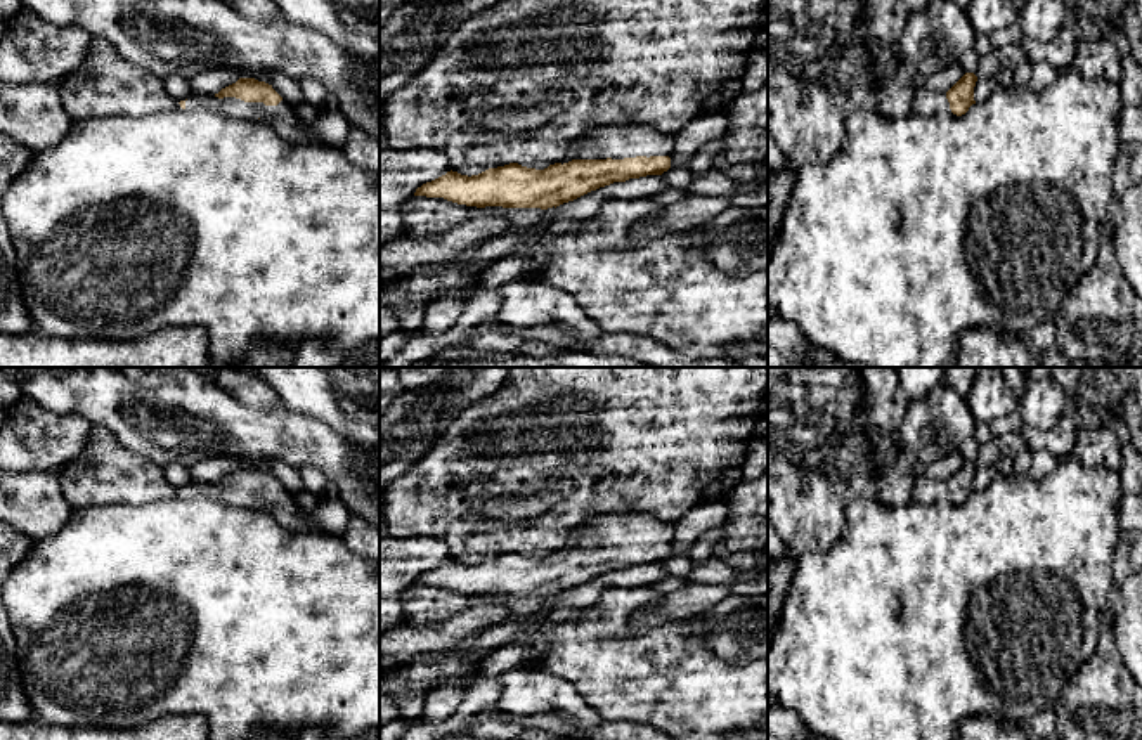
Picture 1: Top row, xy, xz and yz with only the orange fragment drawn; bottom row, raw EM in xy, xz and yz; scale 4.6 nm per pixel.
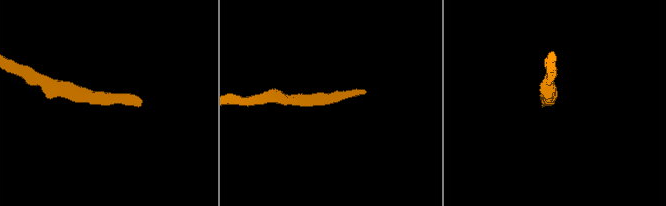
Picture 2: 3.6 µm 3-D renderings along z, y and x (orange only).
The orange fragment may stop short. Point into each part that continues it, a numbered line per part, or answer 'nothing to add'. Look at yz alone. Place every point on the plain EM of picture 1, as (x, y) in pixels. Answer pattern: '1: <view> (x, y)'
1: yz (927, 491)

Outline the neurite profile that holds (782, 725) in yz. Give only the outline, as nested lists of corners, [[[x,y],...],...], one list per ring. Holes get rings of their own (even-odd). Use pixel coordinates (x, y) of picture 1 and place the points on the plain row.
[[[768,707],[768,740],[825,740],[808,730],[797,712]]]

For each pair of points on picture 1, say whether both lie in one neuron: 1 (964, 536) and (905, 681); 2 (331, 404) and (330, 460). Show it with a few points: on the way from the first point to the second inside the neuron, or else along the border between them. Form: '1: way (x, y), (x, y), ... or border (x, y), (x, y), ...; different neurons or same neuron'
1: way (933, 572), (907, 598), (905, 645); same neuron
2: border (293, 411), (323, 420), (359, 449); different neurons

